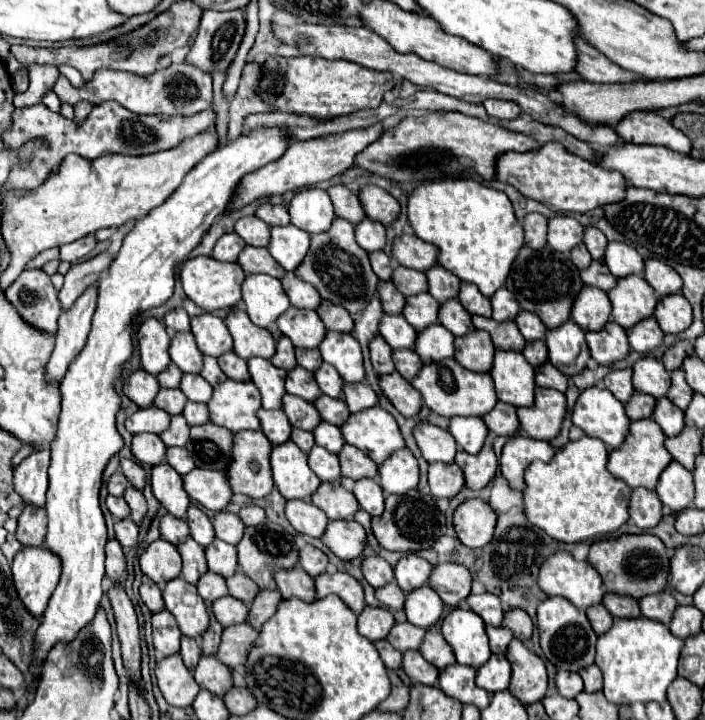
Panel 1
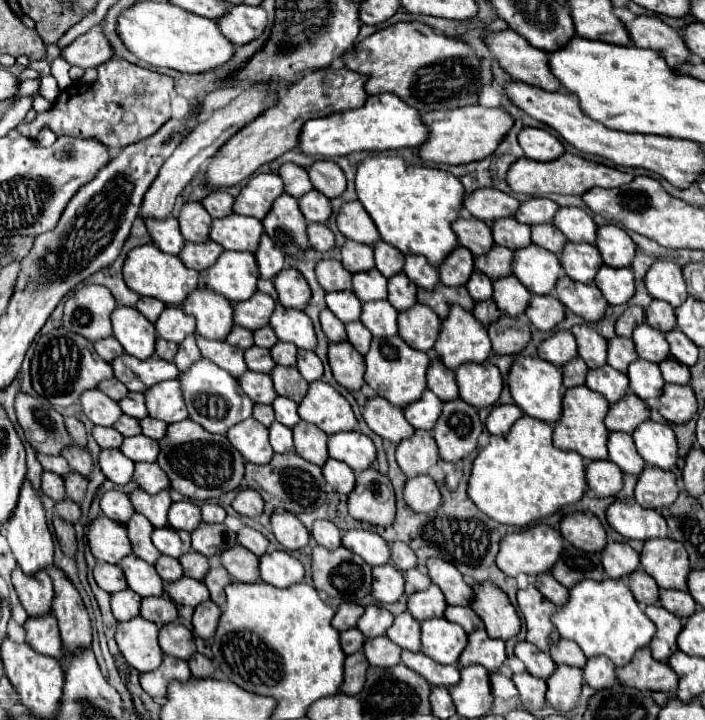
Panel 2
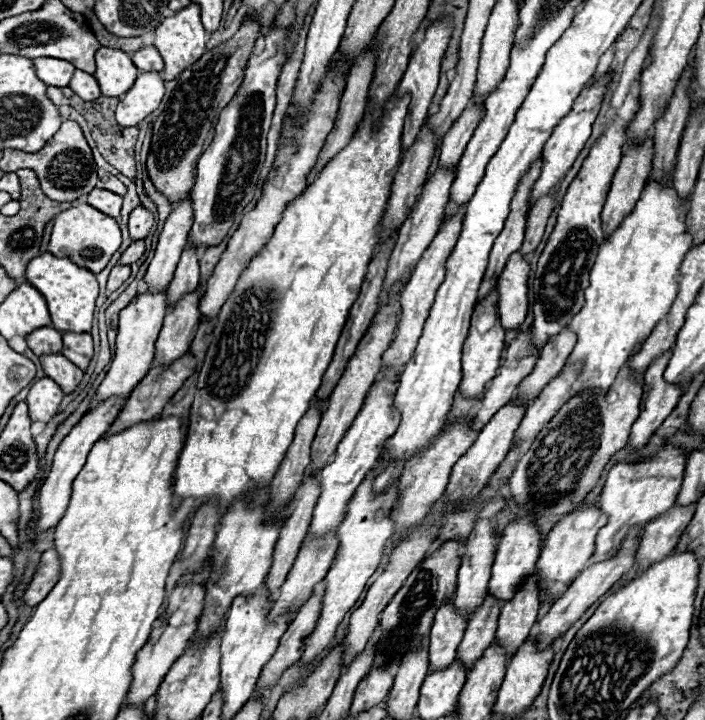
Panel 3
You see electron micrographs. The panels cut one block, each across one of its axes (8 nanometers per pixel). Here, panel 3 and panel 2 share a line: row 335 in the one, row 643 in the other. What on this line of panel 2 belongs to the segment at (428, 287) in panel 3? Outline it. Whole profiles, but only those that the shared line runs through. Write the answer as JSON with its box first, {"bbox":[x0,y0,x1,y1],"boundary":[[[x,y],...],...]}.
{"bbox":[386,612,420,652],"boundary":[[[404,612],[400,616],[396,616],[394,624],[388,628],[386,636],[398,644],[404,650],[416,652],[420,650],[420,622],[412,618],[412,614]]]}

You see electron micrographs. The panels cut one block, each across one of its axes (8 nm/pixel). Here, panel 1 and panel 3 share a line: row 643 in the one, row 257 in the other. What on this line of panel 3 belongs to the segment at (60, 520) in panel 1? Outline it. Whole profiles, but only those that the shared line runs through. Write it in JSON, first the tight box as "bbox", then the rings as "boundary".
{"bbox":[26,252,98,332],"boundary":[[[46,252],[46,254],[40,254],[30,260],[30,264],[26,268],[26,278],[46,298],[50,316],[52,316],[52,326],[56,330],[60,330],[60,332],[90,332],[94,302],[98,298],[96,274],[74,264],[70,258],[56,258],[54,254]]]}

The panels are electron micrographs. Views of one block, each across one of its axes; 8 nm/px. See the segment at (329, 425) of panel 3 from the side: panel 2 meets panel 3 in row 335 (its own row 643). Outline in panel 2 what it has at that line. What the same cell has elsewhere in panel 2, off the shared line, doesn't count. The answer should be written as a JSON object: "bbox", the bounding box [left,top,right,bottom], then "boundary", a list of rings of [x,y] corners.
{"bbox":[364,636,402,668],"boundary":[[[386,636],[378,638],[368,638],[364,642],[364,654],[370,662],[370,666],[380,666],[380,668],[392,668],[394,664],[400,664],[402,650]]]}

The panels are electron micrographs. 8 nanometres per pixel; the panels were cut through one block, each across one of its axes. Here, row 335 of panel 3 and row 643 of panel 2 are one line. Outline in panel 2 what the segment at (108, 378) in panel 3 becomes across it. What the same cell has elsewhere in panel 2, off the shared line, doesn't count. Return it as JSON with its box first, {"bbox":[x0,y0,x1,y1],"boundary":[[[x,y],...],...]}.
{"bbox":[116,616,164,674],"boundary":[[[138,616],[128,622],[120,622],[116,642],[128,664],[140,674],[156,670],[162,664],[164,652],[158,646],[158,626],[150,620]]]}

